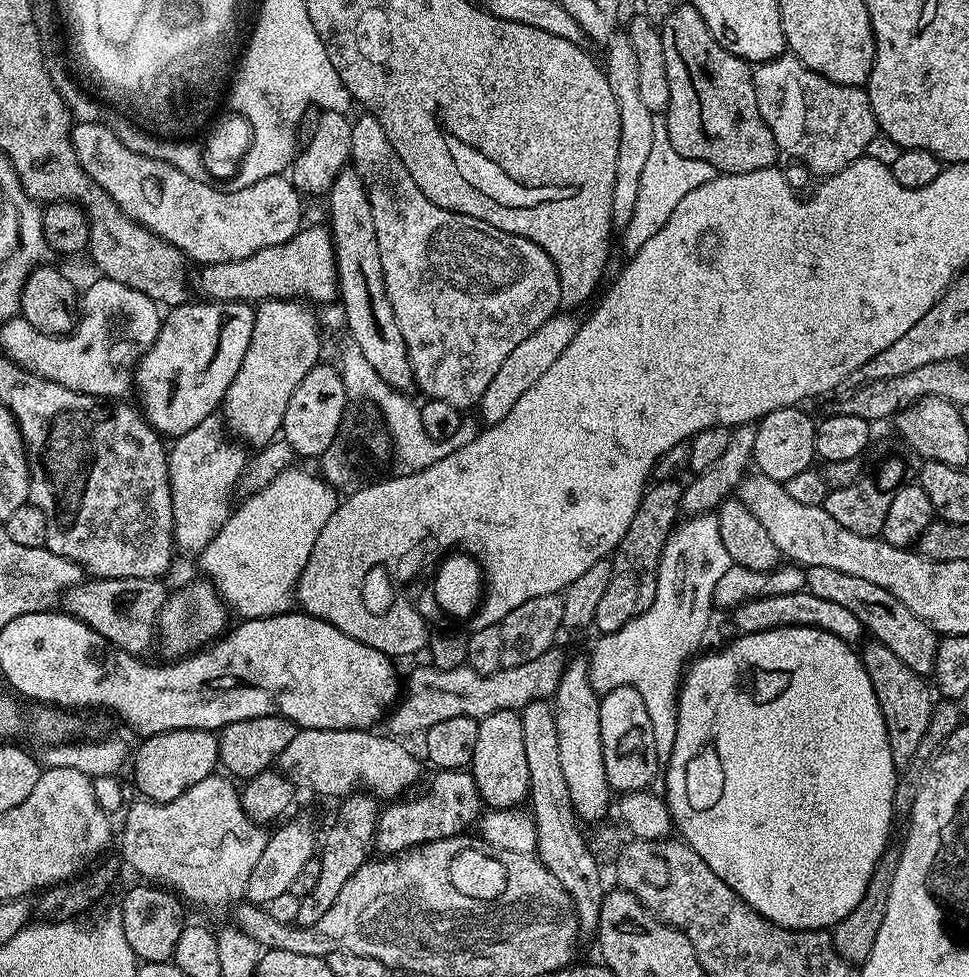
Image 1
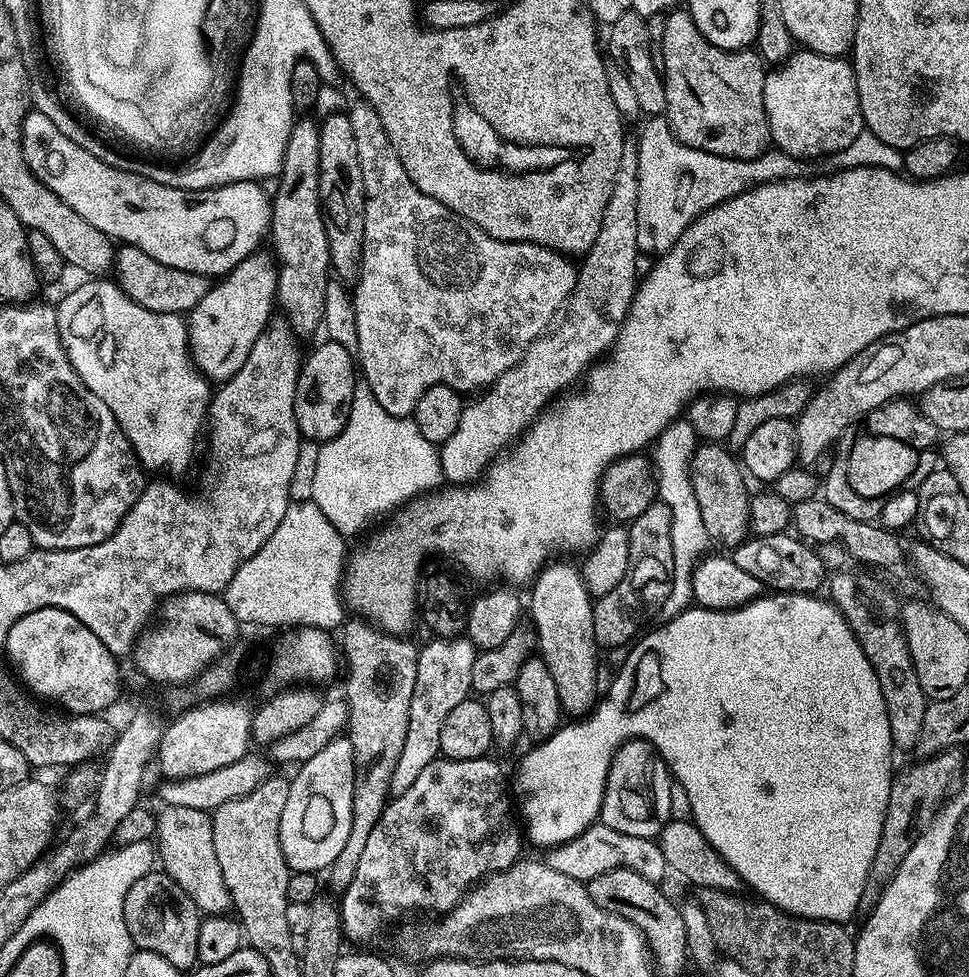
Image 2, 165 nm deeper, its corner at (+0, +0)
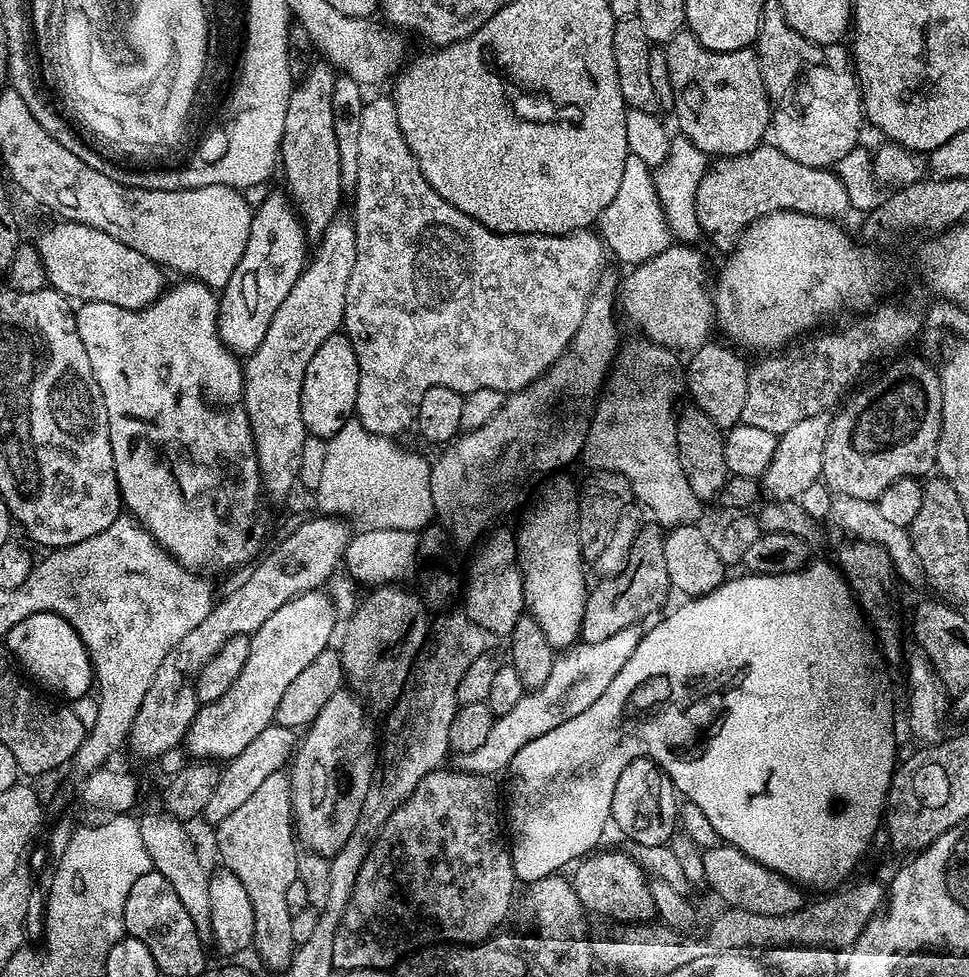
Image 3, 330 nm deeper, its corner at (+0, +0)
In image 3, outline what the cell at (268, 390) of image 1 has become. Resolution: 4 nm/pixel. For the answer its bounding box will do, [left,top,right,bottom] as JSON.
[278,62,342,242]

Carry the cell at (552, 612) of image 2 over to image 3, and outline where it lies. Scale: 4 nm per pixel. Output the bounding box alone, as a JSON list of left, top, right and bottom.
[515,474,590,650]

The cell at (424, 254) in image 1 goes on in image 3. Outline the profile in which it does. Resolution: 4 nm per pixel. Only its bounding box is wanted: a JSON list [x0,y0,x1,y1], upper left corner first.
[343,96,606,437]

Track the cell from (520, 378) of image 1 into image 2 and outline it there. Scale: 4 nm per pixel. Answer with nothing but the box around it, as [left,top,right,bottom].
[439,138,641,486]

